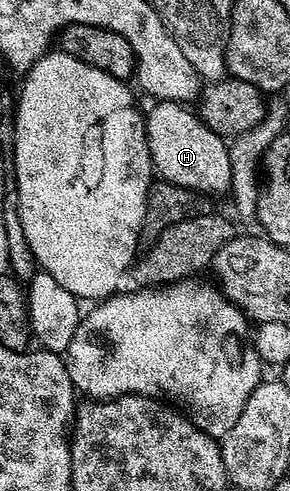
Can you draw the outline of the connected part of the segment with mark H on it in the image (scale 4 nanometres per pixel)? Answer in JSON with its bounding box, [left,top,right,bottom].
[145,101,232,196]

